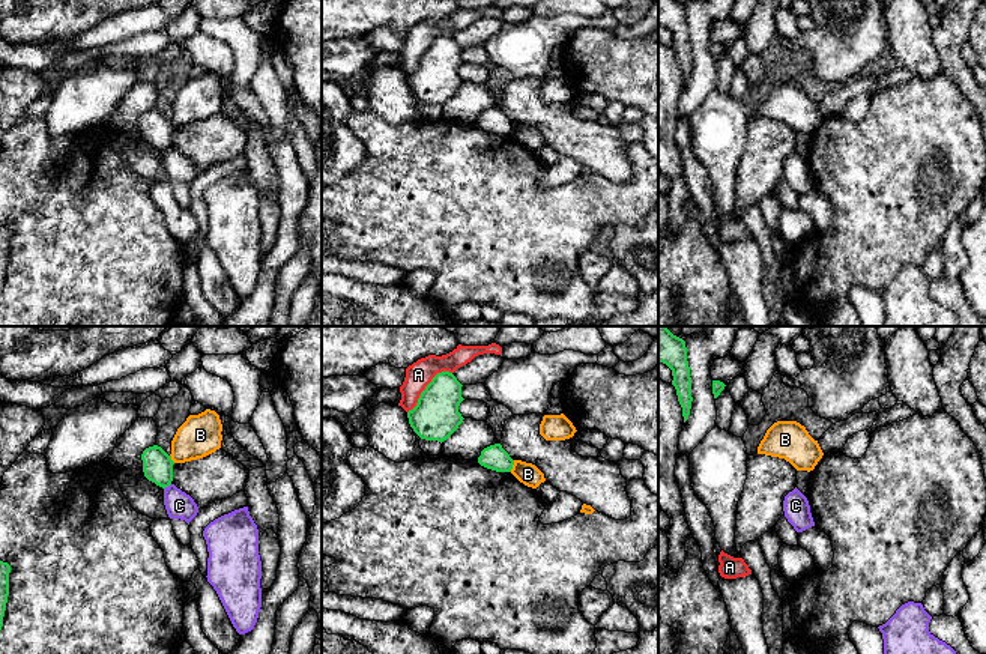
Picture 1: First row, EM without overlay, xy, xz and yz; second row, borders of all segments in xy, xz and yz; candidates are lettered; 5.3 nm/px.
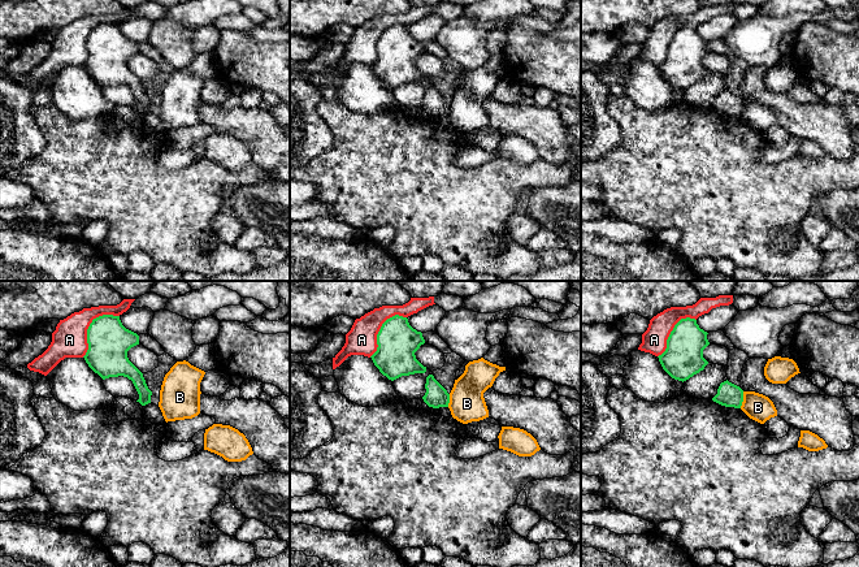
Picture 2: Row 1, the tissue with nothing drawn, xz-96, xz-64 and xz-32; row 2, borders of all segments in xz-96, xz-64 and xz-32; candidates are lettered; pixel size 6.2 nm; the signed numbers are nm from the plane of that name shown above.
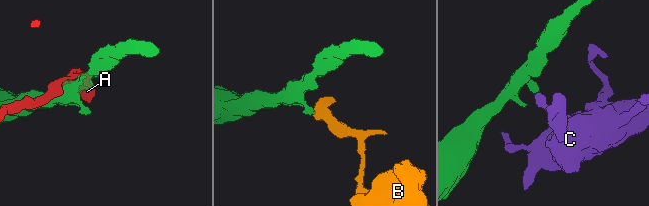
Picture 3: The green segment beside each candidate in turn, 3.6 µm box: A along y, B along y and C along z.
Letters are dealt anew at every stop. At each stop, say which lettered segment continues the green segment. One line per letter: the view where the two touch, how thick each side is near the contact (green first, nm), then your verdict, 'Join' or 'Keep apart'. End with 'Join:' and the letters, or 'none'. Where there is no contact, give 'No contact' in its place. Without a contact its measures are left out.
A: Touches green in xz. Thickness 240 nm (green) against 140 nm. Keep apart
B: Touches green in xz. Thickness 140 nm (green) against 120 nm. Keep apart
C: Touches green in xy. Thickness 160 nm (green) against 140 nm. Keep apart
Join: none

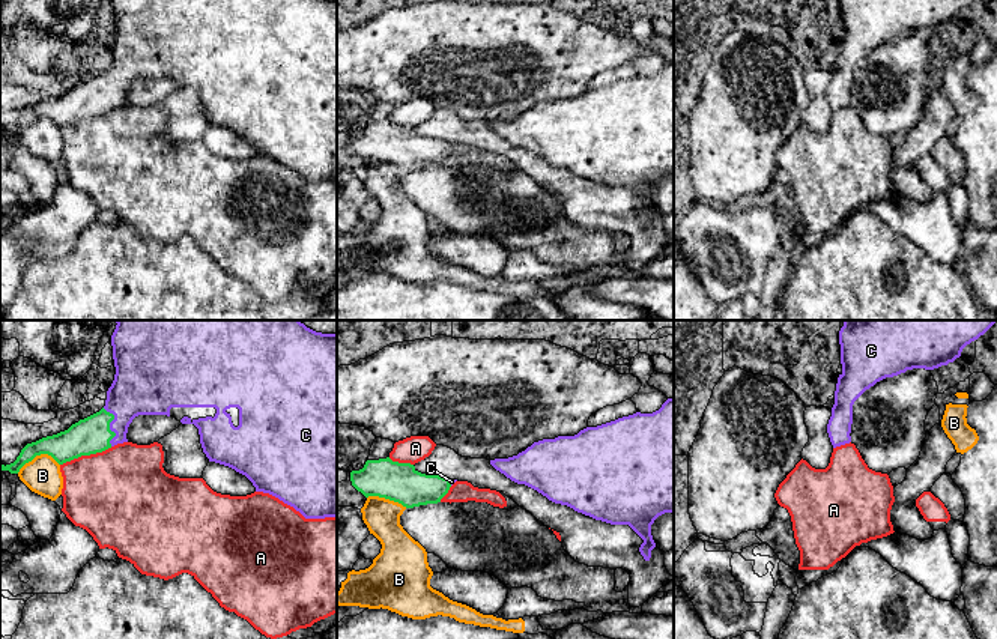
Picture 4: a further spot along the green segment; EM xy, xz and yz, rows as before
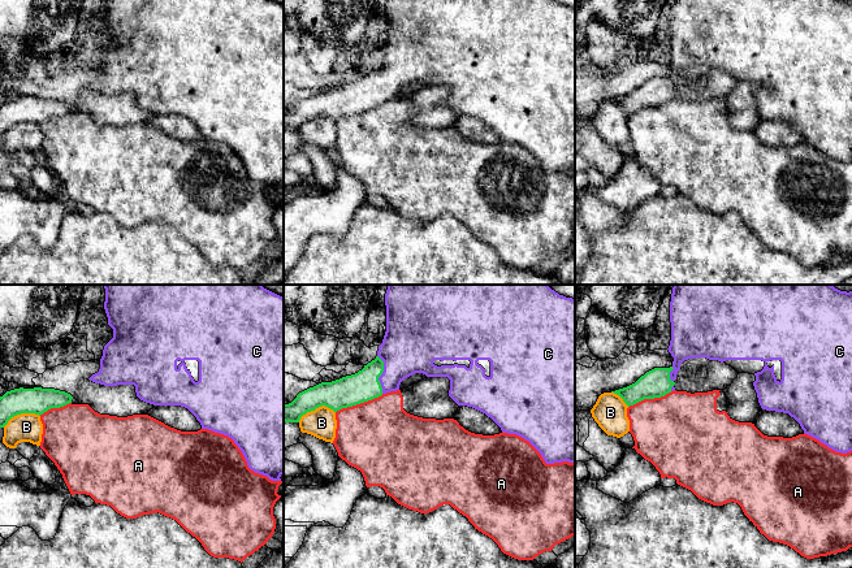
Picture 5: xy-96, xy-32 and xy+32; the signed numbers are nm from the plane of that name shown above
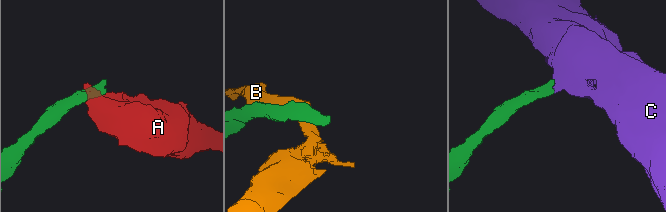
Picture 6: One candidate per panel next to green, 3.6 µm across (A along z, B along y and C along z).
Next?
A: Touches green in xy. Thickness 200 nm (green) against 460 nm. Keep apart
B: Touches green in xy. Thickness 180 nm (green) against 200 nm. Keep apart
C: Touches green in xy. Thickness 200 nm (green) against 280 nm. Join
Join: C

